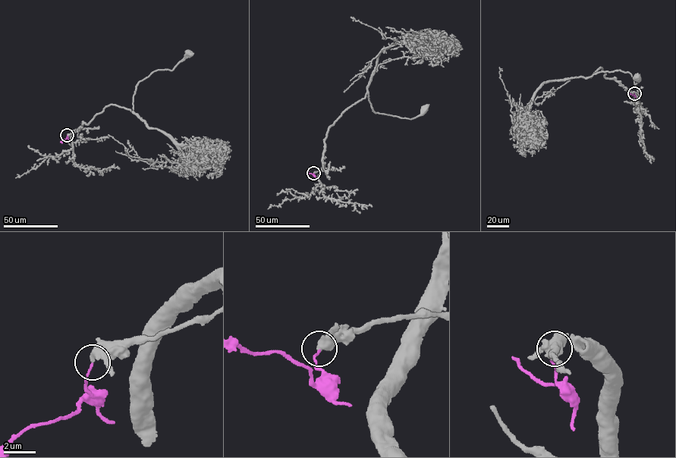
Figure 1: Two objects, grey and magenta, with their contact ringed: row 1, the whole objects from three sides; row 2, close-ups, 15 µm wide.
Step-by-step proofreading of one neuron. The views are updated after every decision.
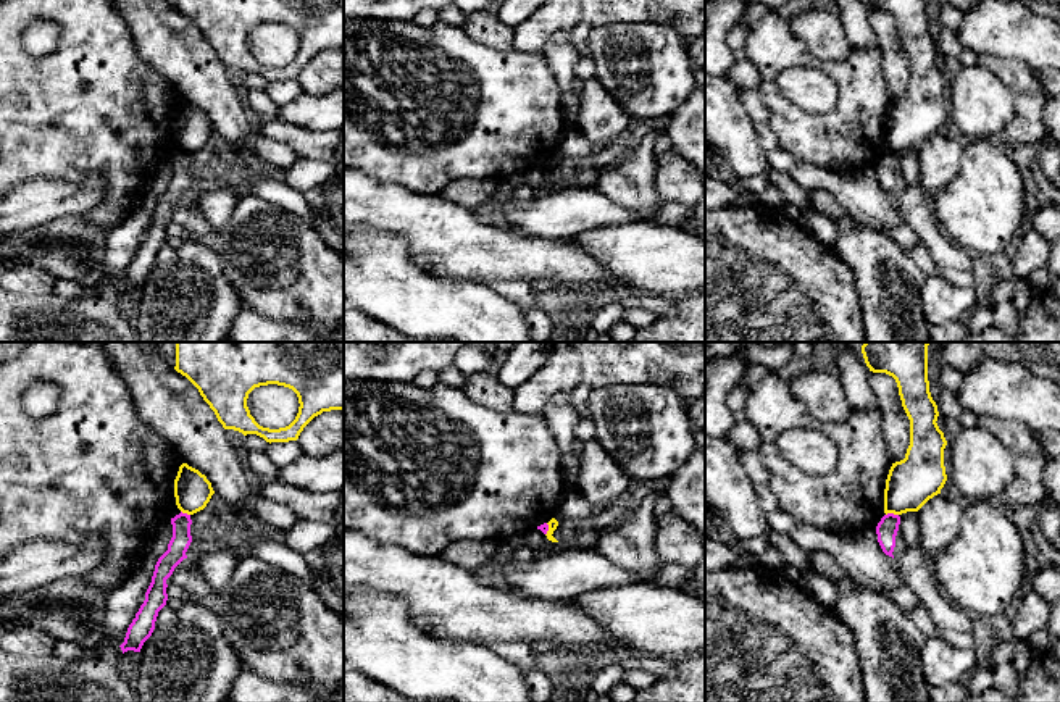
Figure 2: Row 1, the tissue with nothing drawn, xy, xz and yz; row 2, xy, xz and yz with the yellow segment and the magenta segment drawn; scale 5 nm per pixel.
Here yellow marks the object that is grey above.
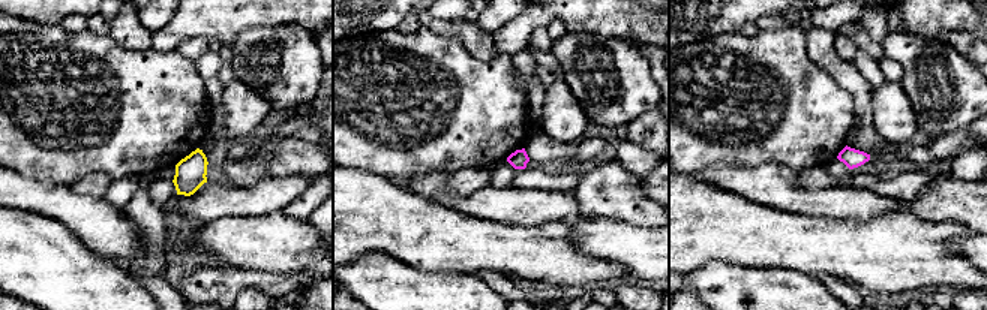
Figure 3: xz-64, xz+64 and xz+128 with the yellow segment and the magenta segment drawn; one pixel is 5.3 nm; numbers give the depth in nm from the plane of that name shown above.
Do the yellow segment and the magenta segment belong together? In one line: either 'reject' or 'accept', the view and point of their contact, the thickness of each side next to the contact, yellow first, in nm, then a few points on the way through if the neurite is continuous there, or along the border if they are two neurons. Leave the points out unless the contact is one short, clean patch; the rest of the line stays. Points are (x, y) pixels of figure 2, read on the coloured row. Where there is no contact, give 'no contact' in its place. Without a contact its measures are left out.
reject; meets yellow in yz at (891, 512); 240 nm thick on the yellow side, 110 nm on the other; border along yz (897, 513), (886, 515)

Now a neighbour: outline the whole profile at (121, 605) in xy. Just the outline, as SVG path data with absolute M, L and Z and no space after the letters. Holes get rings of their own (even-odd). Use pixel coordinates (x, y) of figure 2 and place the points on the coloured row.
M171 520L158 526L144 558L139 562L132 576L113 592L106 595L102 629L106 644L121 646L136 613L140 608L142 597L145 595L155 565L158 558L168 550L173 537Z

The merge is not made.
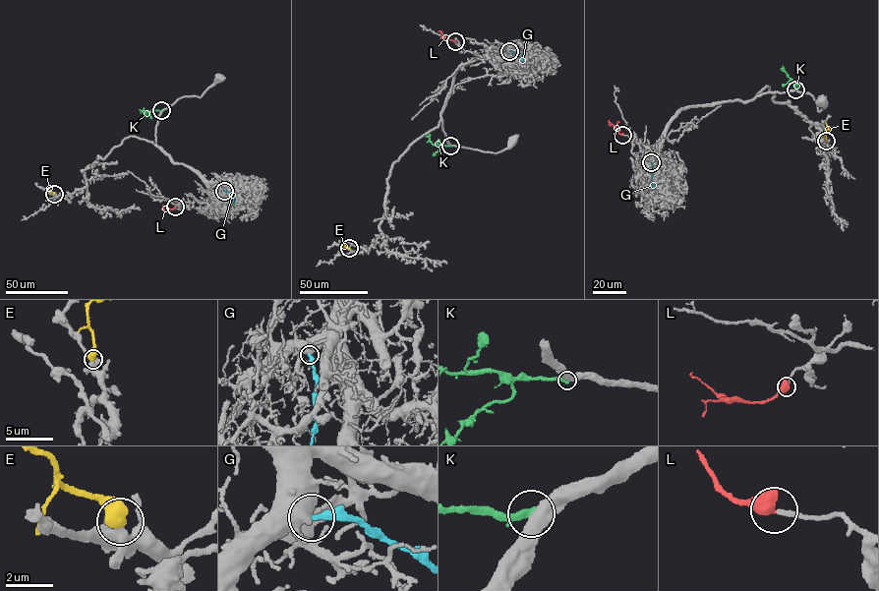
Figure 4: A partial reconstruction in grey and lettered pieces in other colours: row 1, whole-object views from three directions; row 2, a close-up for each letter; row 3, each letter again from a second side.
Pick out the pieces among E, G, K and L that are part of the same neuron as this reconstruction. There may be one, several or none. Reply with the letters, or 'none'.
L

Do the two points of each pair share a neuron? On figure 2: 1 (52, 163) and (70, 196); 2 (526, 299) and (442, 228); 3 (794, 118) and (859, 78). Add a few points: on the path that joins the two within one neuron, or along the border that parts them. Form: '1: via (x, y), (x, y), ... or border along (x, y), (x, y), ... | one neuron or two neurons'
1: border along (99, 175), (86, 175), (76, 181), (25, 181) | two neurons
2: border along (530, 283), (492, 281), (489, 284) | two neurons
3: via (813, 121), (831, 121), (855, 97) | one neuron

